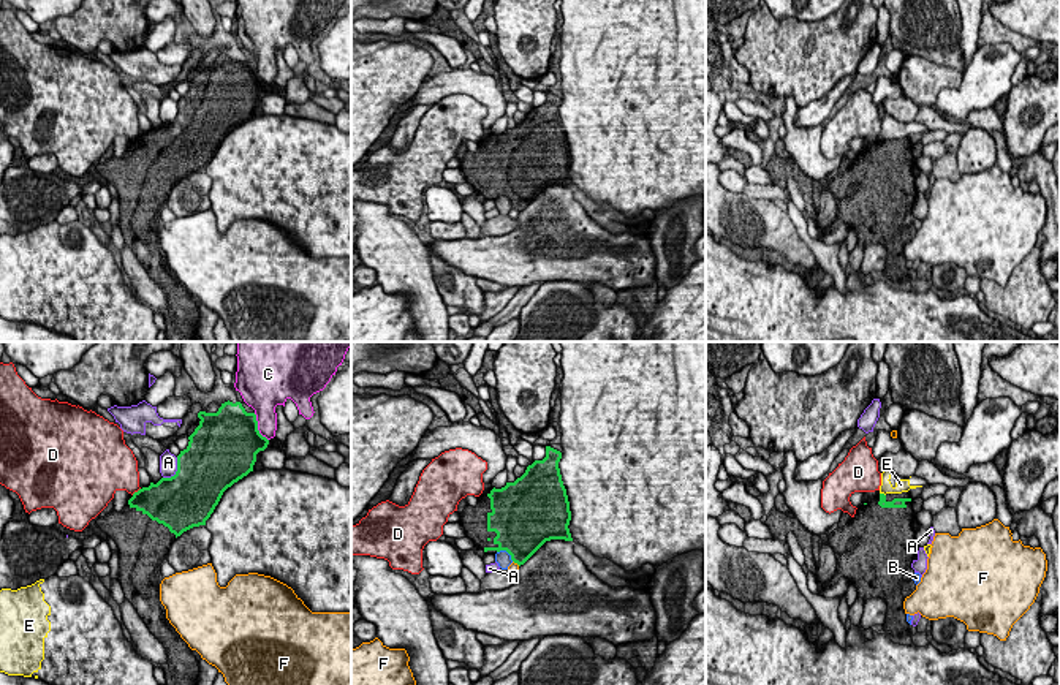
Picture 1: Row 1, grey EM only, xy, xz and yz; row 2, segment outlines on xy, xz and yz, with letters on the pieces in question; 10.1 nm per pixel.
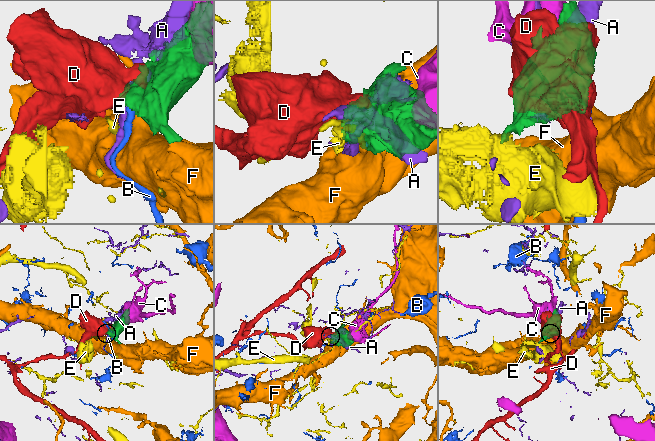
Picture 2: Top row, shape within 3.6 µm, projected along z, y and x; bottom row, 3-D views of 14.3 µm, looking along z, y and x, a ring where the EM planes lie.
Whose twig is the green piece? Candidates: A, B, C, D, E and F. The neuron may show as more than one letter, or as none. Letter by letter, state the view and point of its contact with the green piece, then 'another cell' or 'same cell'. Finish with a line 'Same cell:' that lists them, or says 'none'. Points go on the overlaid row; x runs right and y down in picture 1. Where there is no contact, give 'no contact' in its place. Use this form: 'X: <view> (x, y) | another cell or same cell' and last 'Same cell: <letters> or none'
A: xy (176, 472) | another cell
B: xz (507, 551) | another cell
C: xy (257, 427) | another cell
D: xy (135, 492) | another cell
E: yz (883, 494) | another cell
F: xz (516, 562) | another cell
Same cell: none

